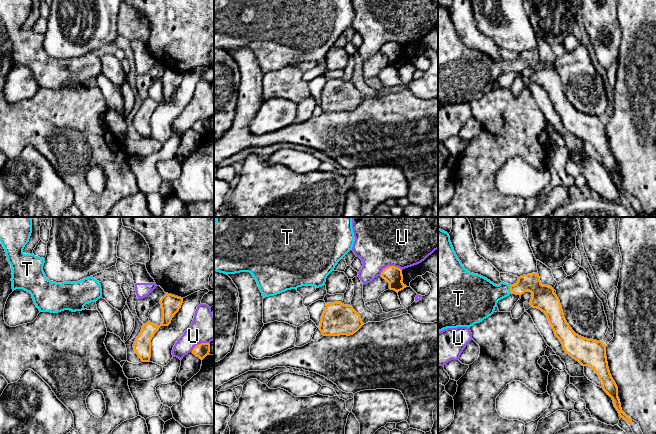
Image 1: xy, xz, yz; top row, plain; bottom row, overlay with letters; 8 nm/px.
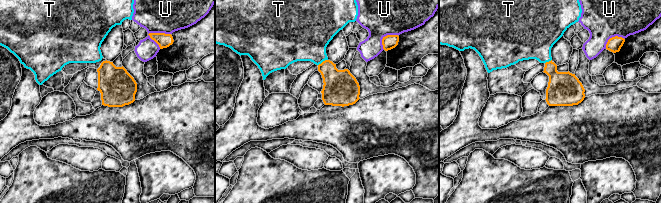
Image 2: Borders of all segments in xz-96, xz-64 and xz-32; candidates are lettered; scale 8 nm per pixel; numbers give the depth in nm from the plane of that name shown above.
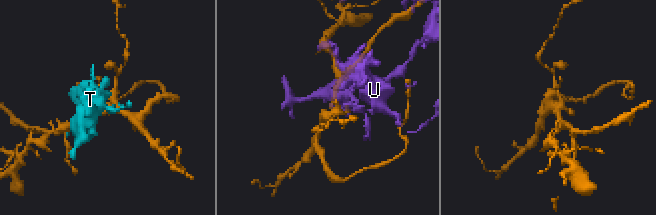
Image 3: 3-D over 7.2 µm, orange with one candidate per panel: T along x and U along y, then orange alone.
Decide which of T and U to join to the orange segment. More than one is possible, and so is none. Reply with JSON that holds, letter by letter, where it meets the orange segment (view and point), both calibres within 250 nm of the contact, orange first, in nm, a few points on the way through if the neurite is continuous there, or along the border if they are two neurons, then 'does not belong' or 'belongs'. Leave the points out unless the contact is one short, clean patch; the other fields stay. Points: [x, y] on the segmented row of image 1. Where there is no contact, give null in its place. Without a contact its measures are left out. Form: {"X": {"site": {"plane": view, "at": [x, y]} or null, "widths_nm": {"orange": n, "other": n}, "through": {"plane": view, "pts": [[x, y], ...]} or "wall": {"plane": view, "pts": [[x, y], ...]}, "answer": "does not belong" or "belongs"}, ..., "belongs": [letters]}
{"T": {"site": {"plane": "yz", "at": [510, 289]}, "widths_nm": {"orange": 140, "other": 300}, "through": {"plane": "yz", "pts": [[531, 282], [518, 289], [510, 289], [480, 296]]}, "answer": "belongs"}, "U": {"site": {"plane": "xz", "at": [390, 266]}, "widths_nm": {"orange": 140, "other": 500}, "answer": "does not belong"}, "belongs": ["T"]}

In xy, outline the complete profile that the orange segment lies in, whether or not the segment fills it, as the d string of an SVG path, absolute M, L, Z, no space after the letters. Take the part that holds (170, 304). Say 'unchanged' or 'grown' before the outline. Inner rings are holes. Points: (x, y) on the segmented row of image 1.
unchanged; M166 293L160 300L162 308L162 322L157 326L150 321L143 324L141 332L136 337L133 348L142 362L149 362L151 358L151 340L161 326L168 326L174 315L179 311L183 298Z

